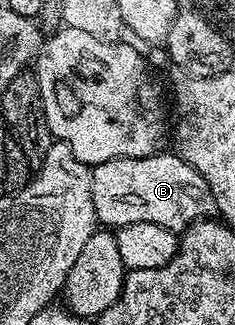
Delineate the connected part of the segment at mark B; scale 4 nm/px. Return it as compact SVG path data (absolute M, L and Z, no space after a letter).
M160 153L141 157L140 159L110 159L91 167L91 184L93 185L93 209L95 218L104 228L118 229L133 225L137 221L149 221L165 229L182 233L196 219L211 217L216 214L215 202L209 185L177 153Z

